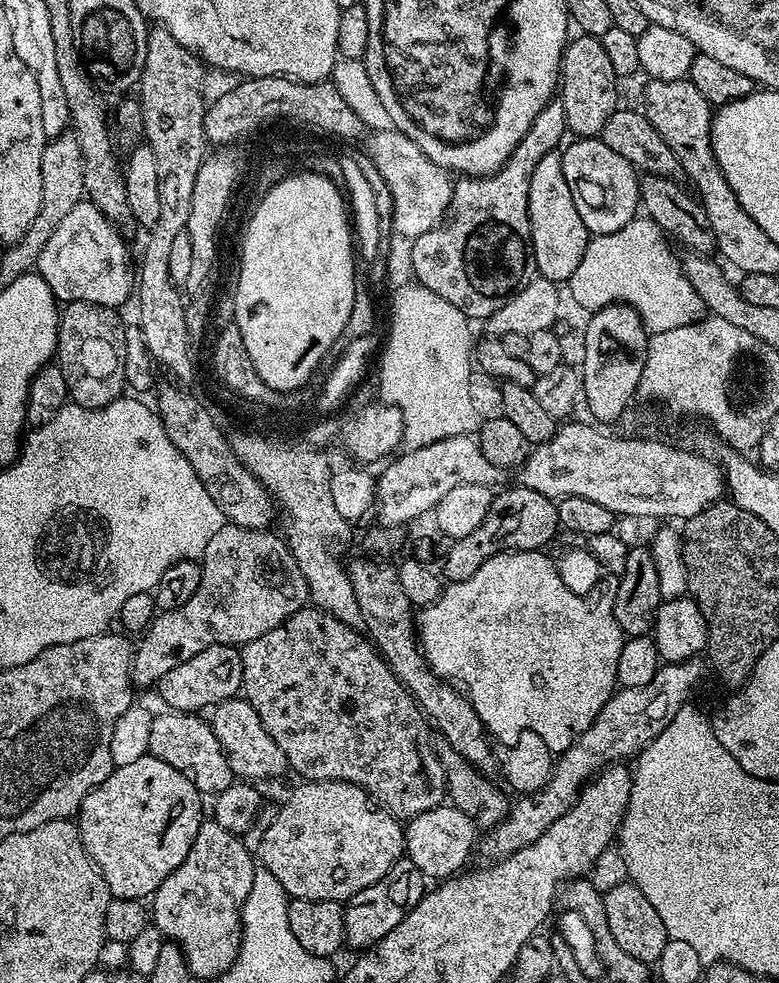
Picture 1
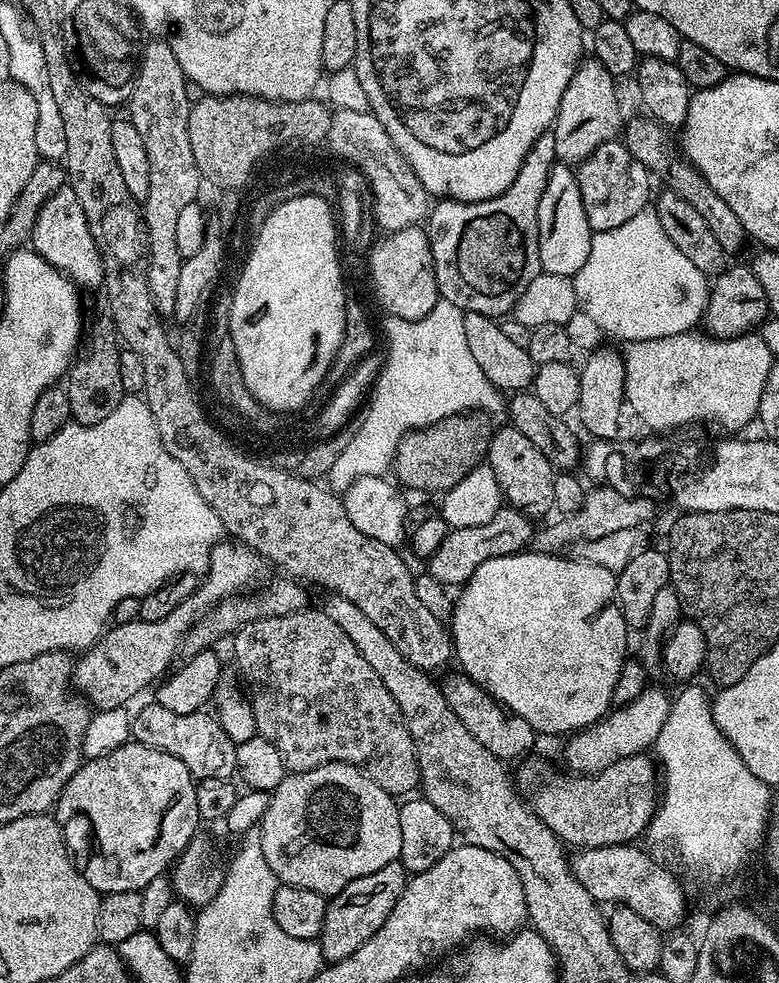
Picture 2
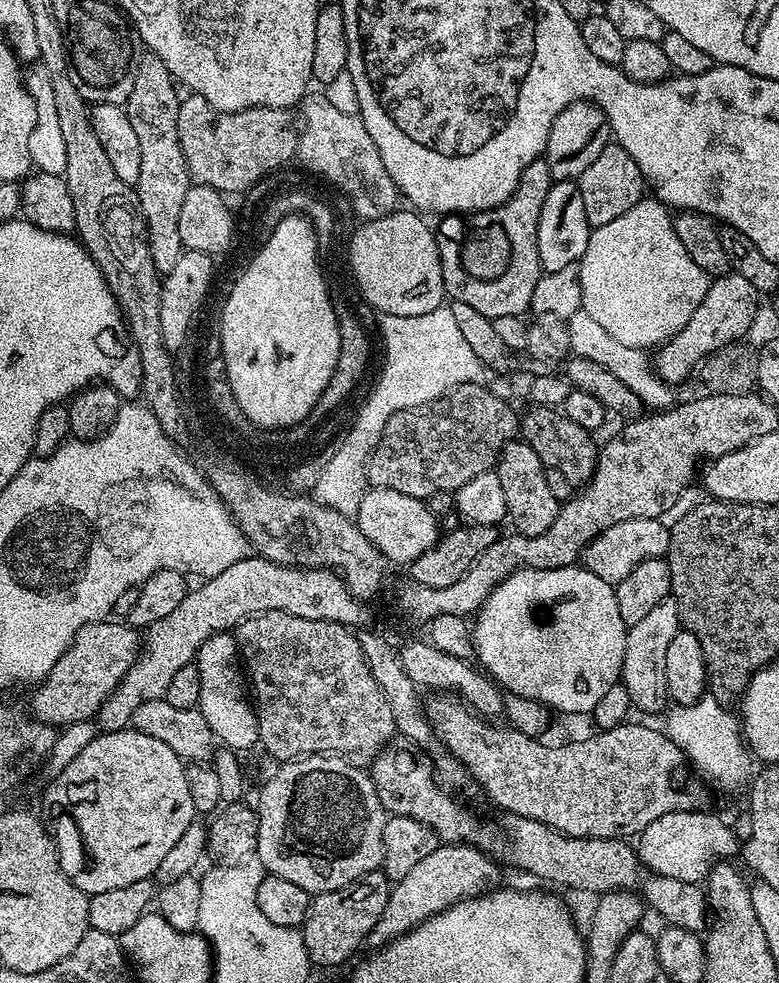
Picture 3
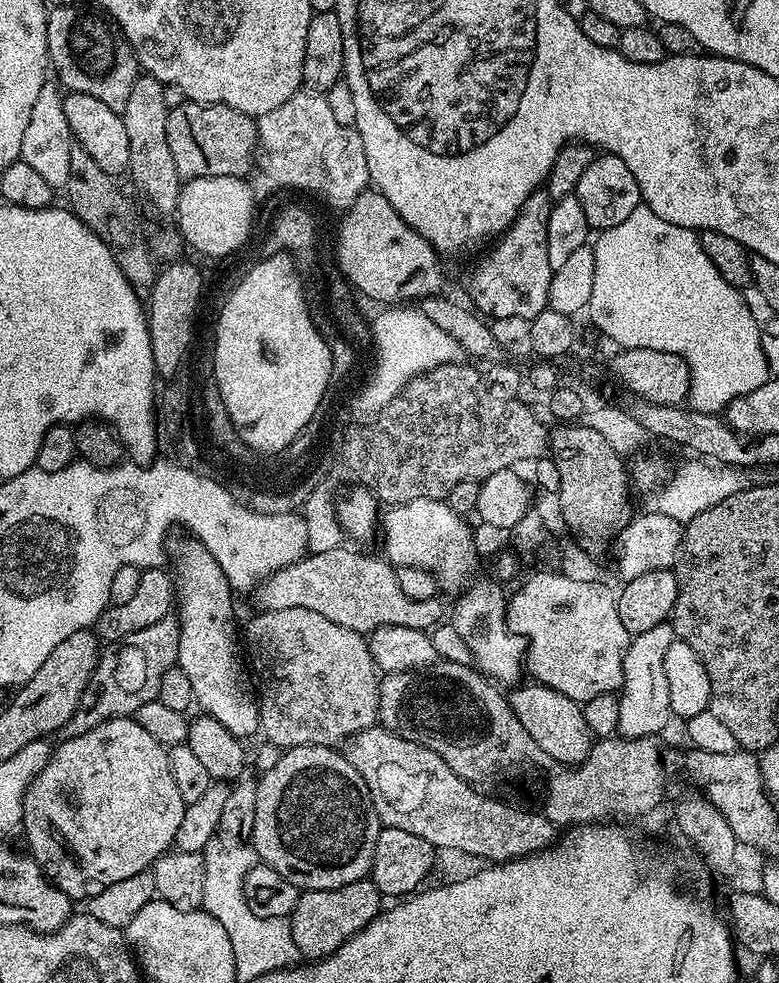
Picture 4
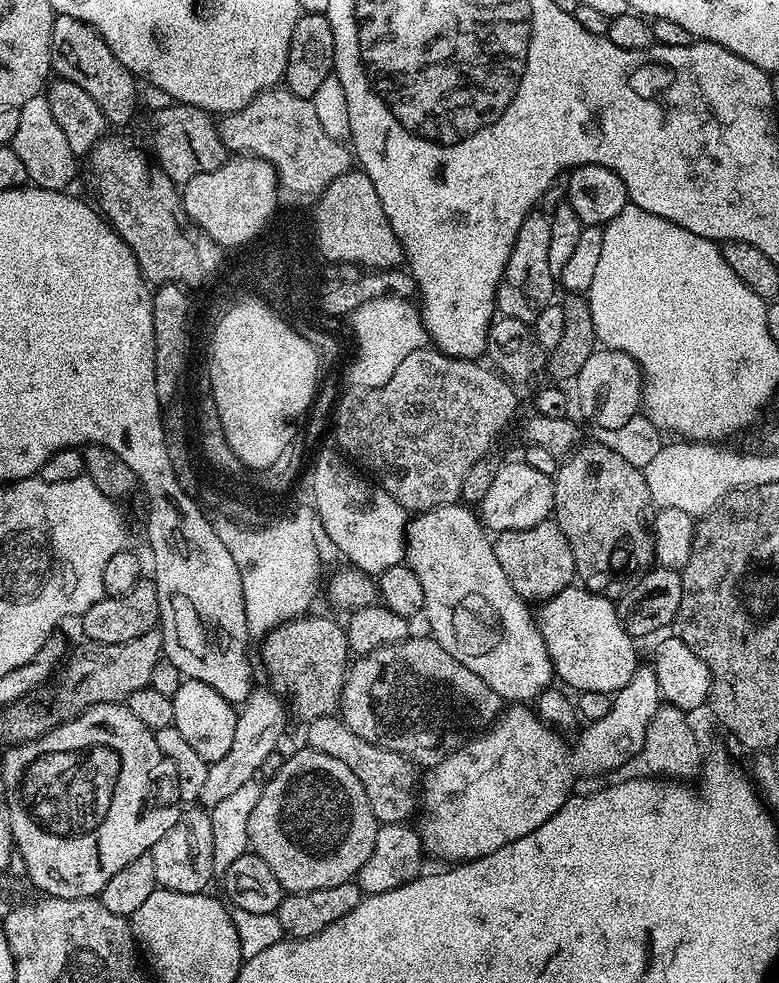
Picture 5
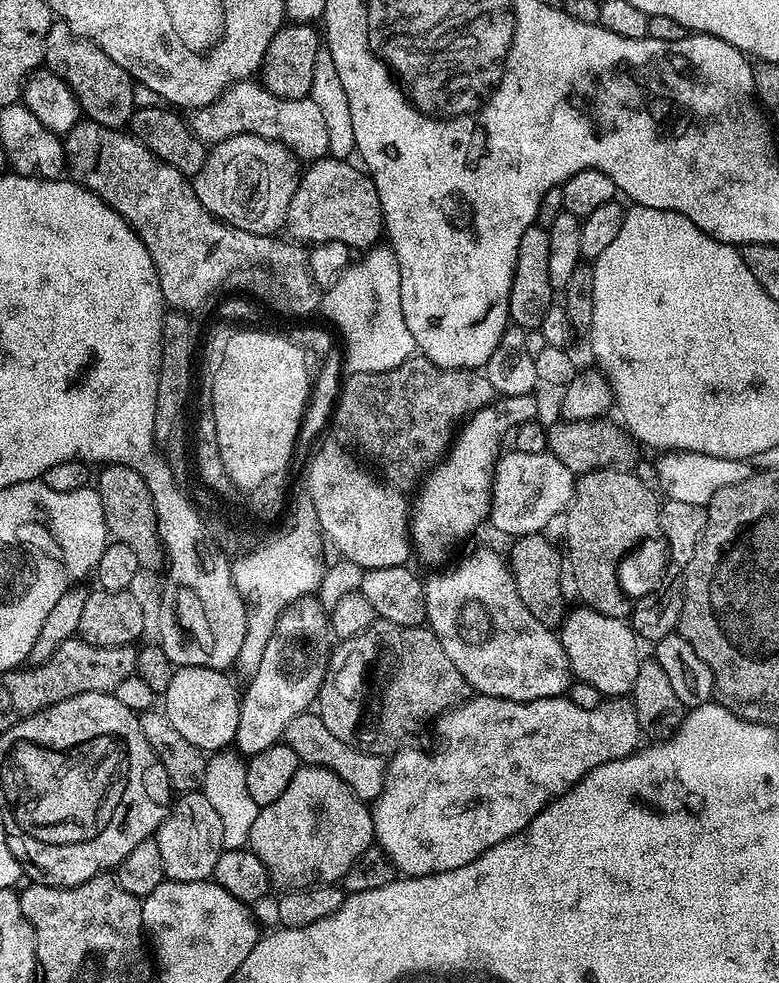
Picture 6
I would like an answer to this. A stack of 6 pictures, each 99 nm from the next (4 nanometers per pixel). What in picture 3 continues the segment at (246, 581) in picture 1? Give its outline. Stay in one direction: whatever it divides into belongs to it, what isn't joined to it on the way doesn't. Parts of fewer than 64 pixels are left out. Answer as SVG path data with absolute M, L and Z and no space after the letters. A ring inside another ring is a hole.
M109 618L82 626L62 658L58 658L44 679L35 685L31 715L53 726L92 720L99 713L102 702L106 702L122 678L126 678L130 666L140 655L141 647L141 633L127 622Z

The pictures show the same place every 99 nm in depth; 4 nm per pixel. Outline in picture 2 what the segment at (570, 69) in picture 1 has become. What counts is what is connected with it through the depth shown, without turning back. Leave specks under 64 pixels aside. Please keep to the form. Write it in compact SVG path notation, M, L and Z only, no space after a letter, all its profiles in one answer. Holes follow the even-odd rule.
M594 58L581 59L576 65L550 129L559 163L579 166L598 146L621 135L622 119L620 120L620 100L616 97L616 84L617 81L608 73L606 66L602 66L602 62Z

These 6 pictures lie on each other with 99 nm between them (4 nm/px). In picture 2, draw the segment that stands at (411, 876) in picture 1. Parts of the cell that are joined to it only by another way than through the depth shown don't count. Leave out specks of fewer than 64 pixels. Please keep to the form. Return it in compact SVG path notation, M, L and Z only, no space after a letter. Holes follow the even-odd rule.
M399 860L390 862L390 866L382 866L374 874L366 874L366 878L358 878L346 885L337 896L328 900L326 918L318 937L318 943L325 961L331 962L350 958L362 942L366 942L390 918L390 910L394 910L394 902L402 894L404 885L410 879L409 873Z

